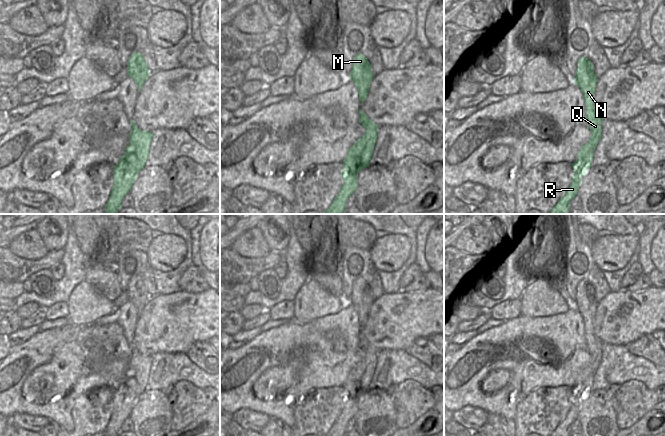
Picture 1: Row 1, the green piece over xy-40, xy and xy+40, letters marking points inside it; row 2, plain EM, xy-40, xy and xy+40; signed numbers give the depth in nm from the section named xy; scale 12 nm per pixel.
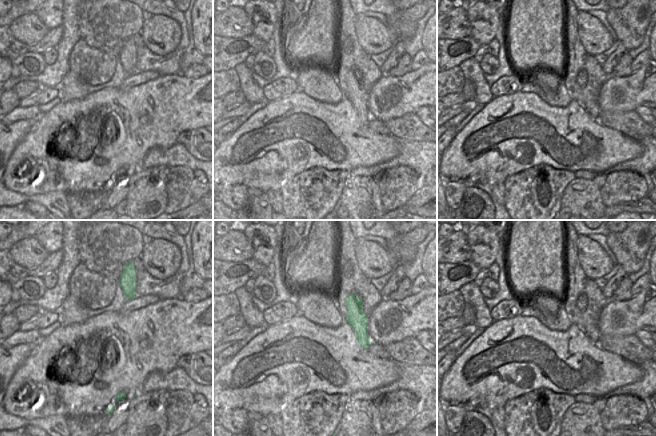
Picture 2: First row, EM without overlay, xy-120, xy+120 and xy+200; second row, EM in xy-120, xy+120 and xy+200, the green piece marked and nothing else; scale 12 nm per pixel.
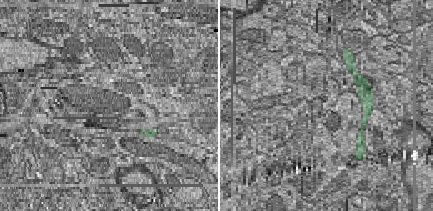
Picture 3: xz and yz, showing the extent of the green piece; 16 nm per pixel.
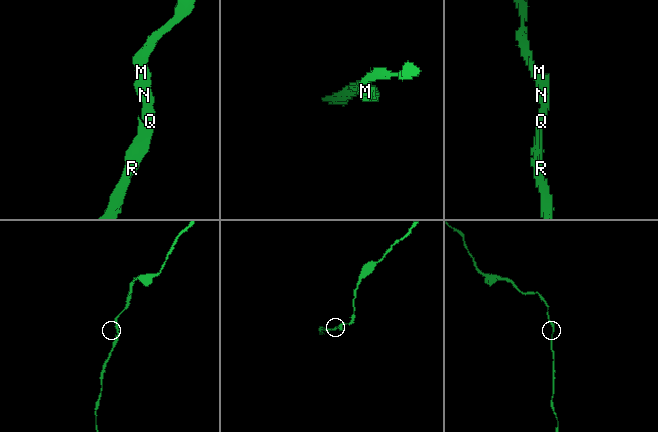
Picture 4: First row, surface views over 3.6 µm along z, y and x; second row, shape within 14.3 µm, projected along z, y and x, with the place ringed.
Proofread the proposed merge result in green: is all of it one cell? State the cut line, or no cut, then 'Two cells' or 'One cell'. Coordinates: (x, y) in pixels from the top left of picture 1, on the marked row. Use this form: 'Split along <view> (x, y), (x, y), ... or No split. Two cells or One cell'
No split. One cell.

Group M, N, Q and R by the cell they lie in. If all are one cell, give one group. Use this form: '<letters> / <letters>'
M N Q R

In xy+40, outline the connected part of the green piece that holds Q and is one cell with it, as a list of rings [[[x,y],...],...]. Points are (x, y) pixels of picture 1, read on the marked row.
[[[581,57],[577,62],[574,83],[580,88],[585,100],[585,116],[589,124],[591,137],[589,142],[584,144],[579,150],[578,159],[571,164],[573,177],[568,190],[549,214],[567,214],[571,200],[577,195],[581,178],[586,175],[585,171],[592,166],[594,149],[601,140],[603,121],[603,118],[594,108],[594,93],[597,80],[594,64],[587,57]]]

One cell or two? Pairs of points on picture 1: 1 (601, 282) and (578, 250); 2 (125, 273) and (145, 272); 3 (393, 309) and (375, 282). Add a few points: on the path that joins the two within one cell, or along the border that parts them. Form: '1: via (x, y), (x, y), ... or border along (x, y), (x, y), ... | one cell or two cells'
1: via (593, 274), (578, 258) | one cell
2: via (130, 275), (140, 272) | one cell
3: border along (384, 293), (374, 299) | two cells

